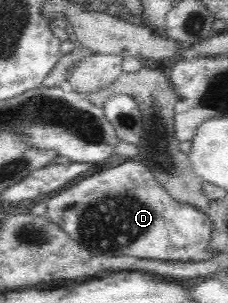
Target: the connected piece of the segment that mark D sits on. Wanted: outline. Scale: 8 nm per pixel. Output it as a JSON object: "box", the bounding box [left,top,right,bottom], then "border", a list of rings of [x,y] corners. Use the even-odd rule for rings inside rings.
{"box":[44,160,212,262],"border":[[[129,160],[129,162],[123,162],[121,166],[115,166],[115,168],[109,168],[109,170],[105,170],[105,172],[93,174],[93,176],[89,176],[89,178],[77,182],[75,186],[67,188],[65,192],[57,192],[57,194],[47,197],[44,201],[46,203],[46,219],[63,228],[77,244],[80,244],[95,256],[135,256],[135,258],[145,258],[145,260],[173,260],[173,262],[175,262],[175,260],[181,260],[183,262],[195,260],[195,262],[197,262],[198,260],[205,260],[212,256],[212,254],[207,251],[207,244],[209,244],[211,238],[212,218],[199,211],[199,209],[195,209],[193,205],[182,205],[175,201],[175,199],[165,191],[163,185],[155,180],[155,177],[153,177],[153,173],[149,171],[149,168],[143,166],[141,162]]]}

